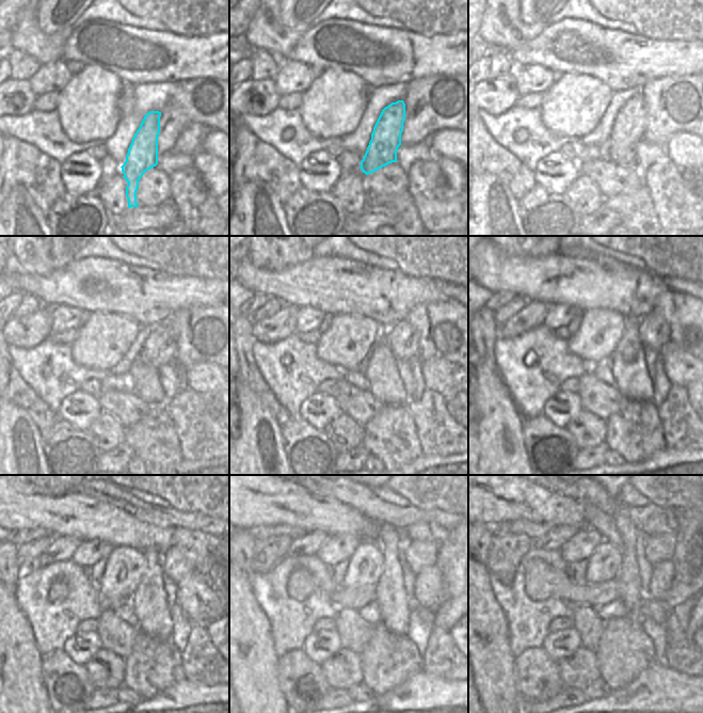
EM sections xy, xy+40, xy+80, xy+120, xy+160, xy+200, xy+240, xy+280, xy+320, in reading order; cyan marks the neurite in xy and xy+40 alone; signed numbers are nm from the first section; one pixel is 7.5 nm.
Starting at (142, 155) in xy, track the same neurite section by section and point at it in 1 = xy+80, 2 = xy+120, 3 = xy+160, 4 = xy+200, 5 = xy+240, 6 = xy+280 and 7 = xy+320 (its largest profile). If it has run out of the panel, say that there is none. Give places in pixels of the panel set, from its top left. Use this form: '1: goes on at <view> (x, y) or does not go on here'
1: goes on at xy+80 (628, 128)
2: goes on at xy+120 (160, 348)
3: goes on at xy+160 (402, 338)
4: goes on at xy+200 (653, 331)
5: goes on at xy+240 (178, 563)
6: goes on at xy+280 (418, 555)
7: goes on at xy+320 (660, 548)

